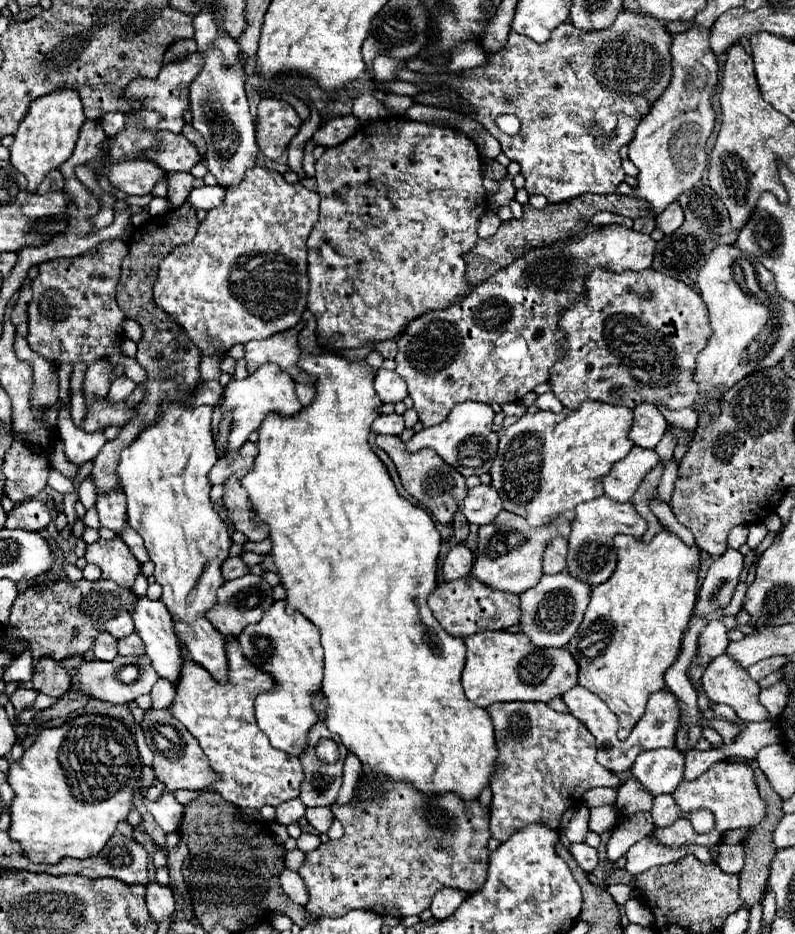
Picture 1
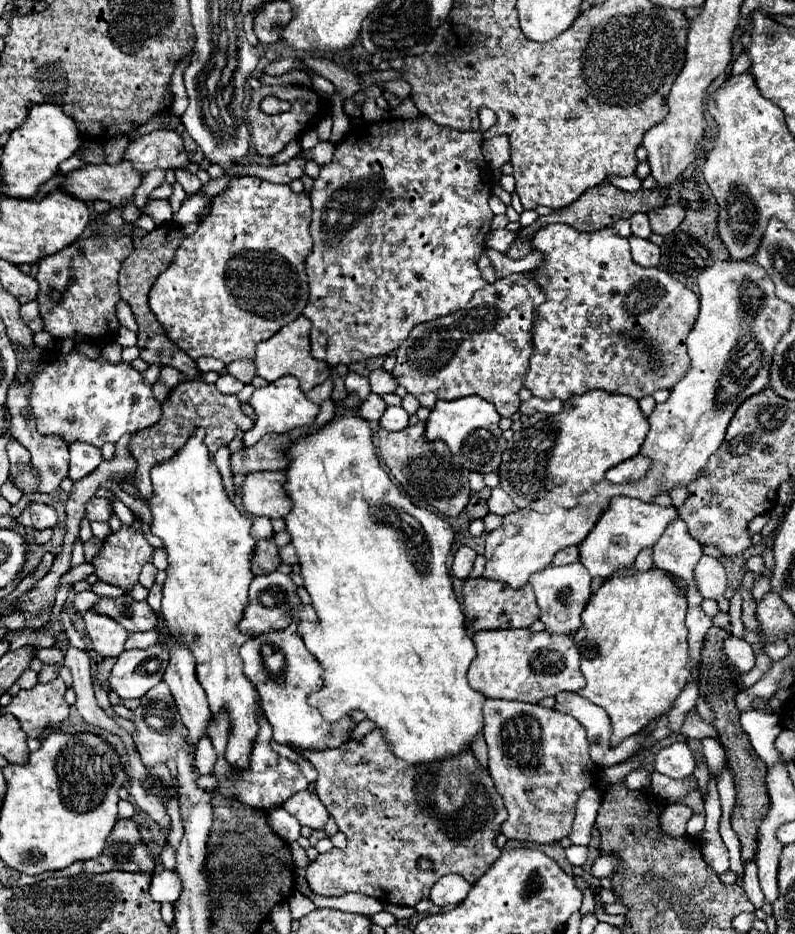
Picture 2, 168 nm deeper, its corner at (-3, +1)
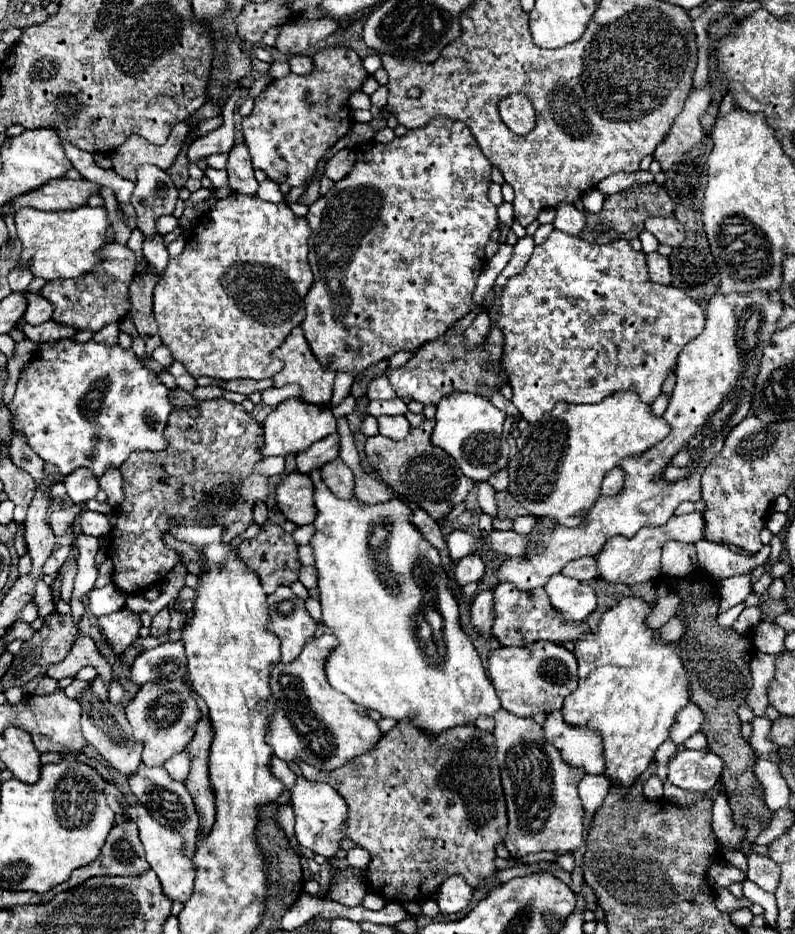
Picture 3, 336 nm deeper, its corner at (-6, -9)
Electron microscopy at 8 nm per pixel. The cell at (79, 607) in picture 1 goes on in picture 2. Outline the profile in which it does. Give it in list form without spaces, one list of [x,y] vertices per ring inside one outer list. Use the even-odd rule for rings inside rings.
[[[125,594],[119,598],[101,596],[91,610],[97,614],[115,618],[115,622],[125,626],[127,632],[145,632],[155,628],[155,622],[157,622],[157,614],[149,610],[149,604],[133,600],[131,594]]]

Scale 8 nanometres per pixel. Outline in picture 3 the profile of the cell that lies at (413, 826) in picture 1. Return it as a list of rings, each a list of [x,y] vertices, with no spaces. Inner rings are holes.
[[[396,724],[382,736],[372,752],[358,756],[358,760],[354,758],[338,770],[322,772],[306,762],[298,762],[298,766],[308,780],[330,784],[346,800],[350,810],[346,824],[348,838],[366,848],[372,856],[364,870],[348,868],[344,872],[362,876],[366,884],[386,900],[406,902],[408,898],[430,898],[442,880],[452,874],[464,876],[472,888],[494,876],[494,846],[506,836],[506,804],[494,756],[494,734],[484,732],[474,724],[450,728],[442,732],[442,736],[434,736],[434,740],[430,740],[426,732],[418,732],[414,724]]]

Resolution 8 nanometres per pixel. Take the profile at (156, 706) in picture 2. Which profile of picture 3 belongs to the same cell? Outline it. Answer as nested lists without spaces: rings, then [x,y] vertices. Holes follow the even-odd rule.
[[[184,678],[168,680],[166,684],[144,684],[136,698],[126,706],[128,722],[134,738],[144,744],[142,760],[146,766],[162,766],[170,756],[182,752],[194,738],[194,724],[200,720],[200,708],[192,696],[192,688]]]

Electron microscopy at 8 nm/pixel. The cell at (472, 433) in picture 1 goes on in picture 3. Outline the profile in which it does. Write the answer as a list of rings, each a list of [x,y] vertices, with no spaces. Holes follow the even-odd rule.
[[[452,392],[452,396],[444,396],[438,402],[432,444],[444,448],[468,478],[474,482],[484,482],[494,472],[506,468],[508,462],[508,442],[502,436],[504,418],[506,414],[494,408],[488,398],[470,392]]]

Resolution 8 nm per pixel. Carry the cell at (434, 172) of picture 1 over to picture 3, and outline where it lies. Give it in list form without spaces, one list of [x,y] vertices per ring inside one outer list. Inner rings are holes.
[[[434,118],[426,126],[408,130],[404,136],[394,138],[388,144],[370,142],[358,148],[358,160],[348,176],[338,180],[334,188],[320,196],[308,210],[308,224],[312,228],[312,236],[308,240],[310,252],[308,262],[314,272],[314,284],[306,296],[306,318],[302,322],[304,336],[314,352],[314,356],[320,360],[320,364],[326,364],[330,370],[348,370],[352,374],[364,372],[370,364],[380,362],[384,358],[394,356],[398,350],[418,350],[426,342],[436,340],[442,336],[456,320],[466,316],[470,312],[472,304],[472,292],[476,288],[476,280],[480,272],[484,270],[486,256],[484,246],[490,240],[490,234],[496,230],[498,216],[496,206],[488,200],[488,188],[492,184],[492,164],[478,148],[478,142],[474,140],[470,128],[466,124],[460,124],[460,120],[450,118]]]

